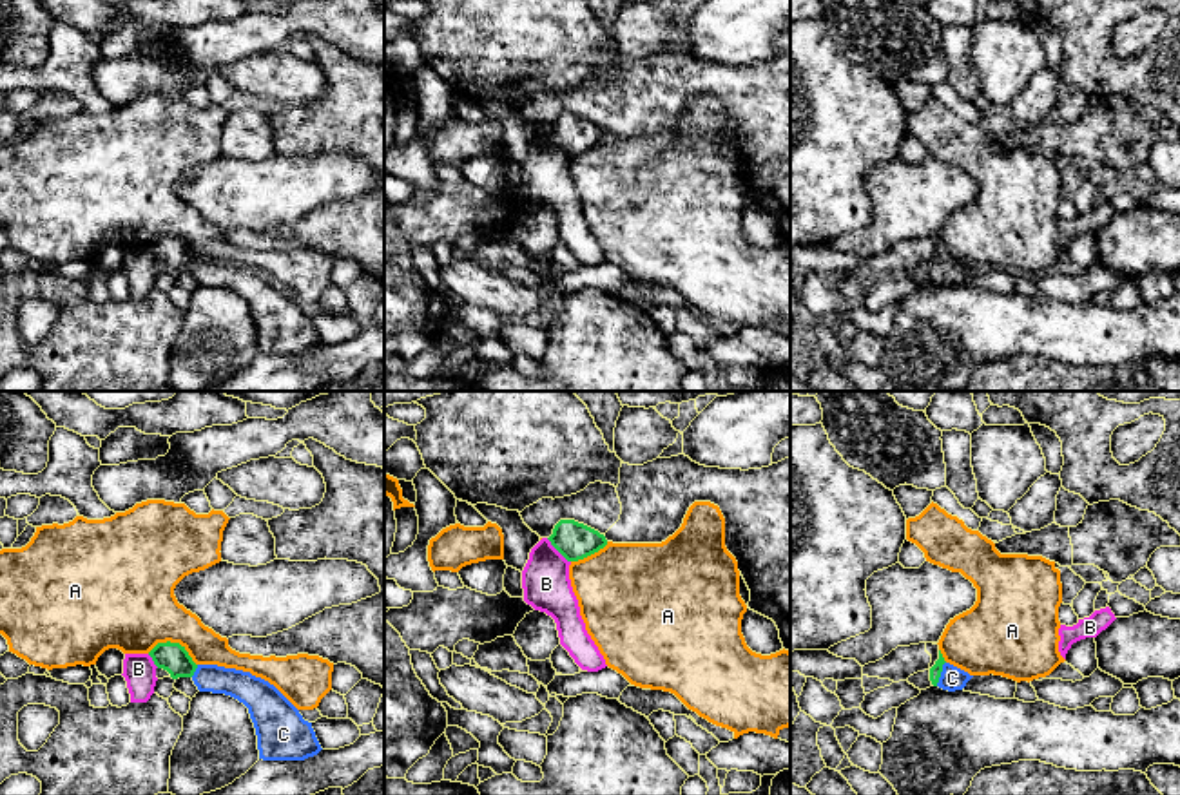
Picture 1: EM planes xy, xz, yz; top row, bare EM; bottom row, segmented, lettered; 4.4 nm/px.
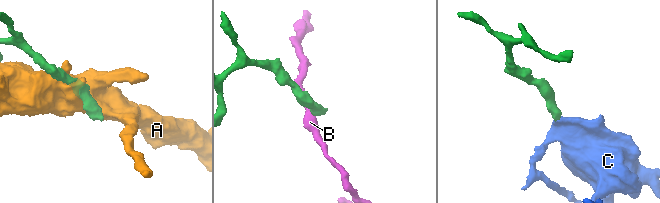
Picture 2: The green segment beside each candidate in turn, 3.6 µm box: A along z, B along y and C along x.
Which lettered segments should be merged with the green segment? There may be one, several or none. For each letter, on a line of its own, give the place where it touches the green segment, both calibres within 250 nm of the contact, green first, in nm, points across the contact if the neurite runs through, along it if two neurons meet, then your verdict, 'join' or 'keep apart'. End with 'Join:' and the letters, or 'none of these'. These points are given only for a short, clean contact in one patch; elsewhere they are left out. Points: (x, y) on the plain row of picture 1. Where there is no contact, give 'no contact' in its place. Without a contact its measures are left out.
A: meets green in xy at (174, 238); 130 nm thick on the green side, 380 nm on the other; keep apart
B: meets green in xz at (559, 145); 170 nm thick on the green side, 220 nm on the other; border along xz (546, 133), (570, 156); keep apart
C: meets green in yz at (939, 268); 50 nm thick on the green side, 110 nm on the other; runs through yz (936, 265), (939, 268), (952, 272); join
Join: C

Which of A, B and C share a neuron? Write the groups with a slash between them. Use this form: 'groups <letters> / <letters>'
groups A / B / C

